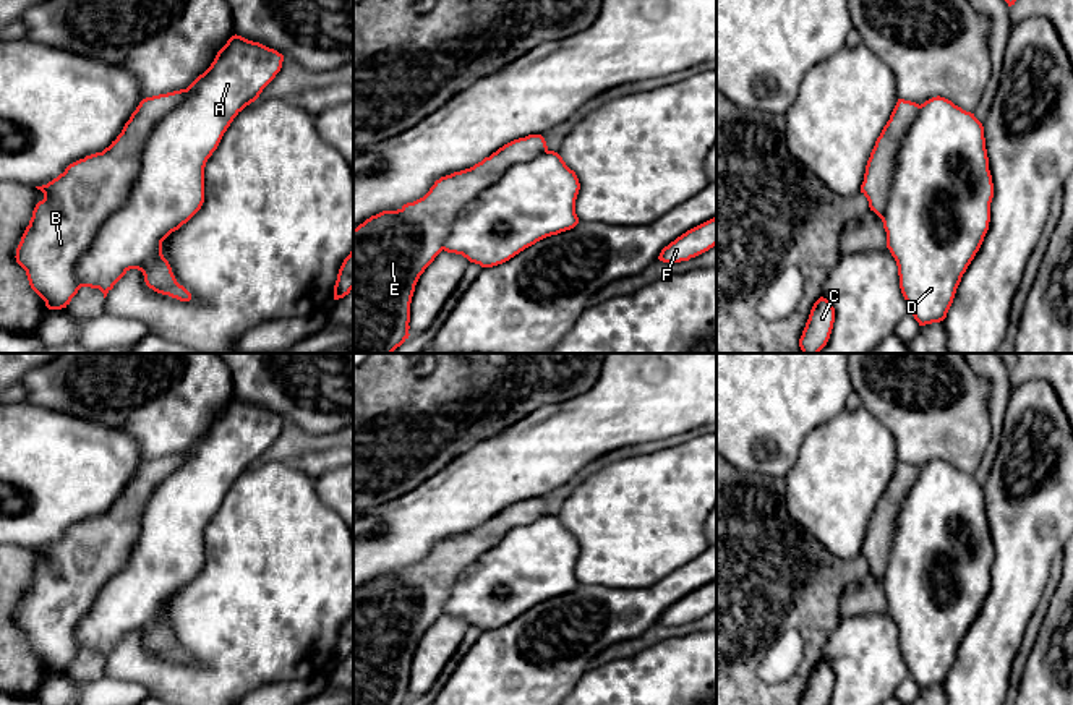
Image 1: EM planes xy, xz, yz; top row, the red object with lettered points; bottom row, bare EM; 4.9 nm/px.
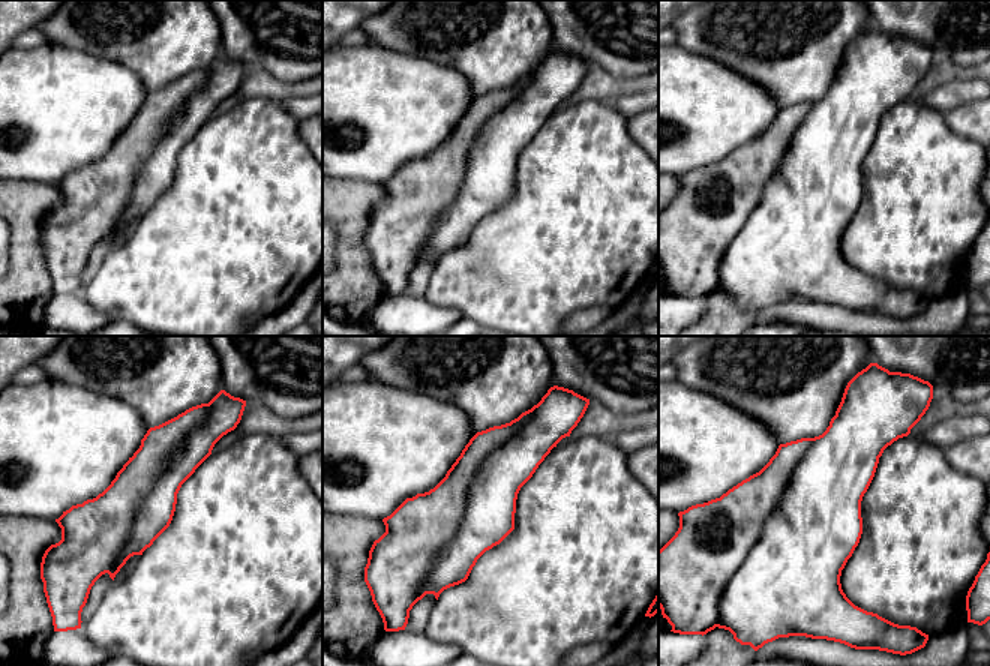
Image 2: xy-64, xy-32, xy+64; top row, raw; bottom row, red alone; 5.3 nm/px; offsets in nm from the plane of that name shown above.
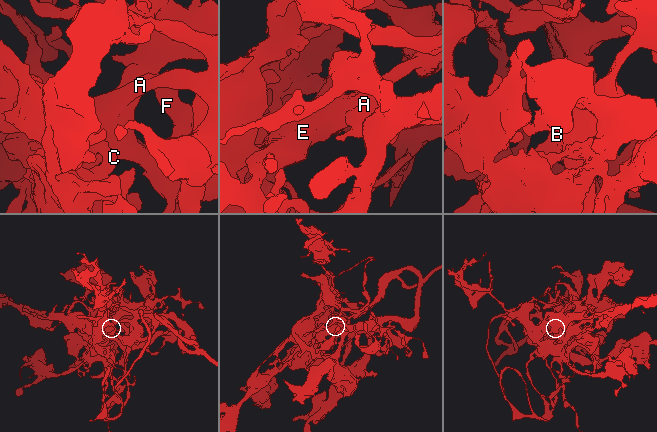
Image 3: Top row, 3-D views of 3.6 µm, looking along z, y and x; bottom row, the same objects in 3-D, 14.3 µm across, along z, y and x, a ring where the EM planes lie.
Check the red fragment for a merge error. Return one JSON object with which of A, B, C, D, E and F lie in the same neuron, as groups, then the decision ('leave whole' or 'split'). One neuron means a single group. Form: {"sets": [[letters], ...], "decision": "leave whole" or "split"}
{"sets": [["A", "D", "F"], ["B", "C", "E"]], "decision": "split"}

